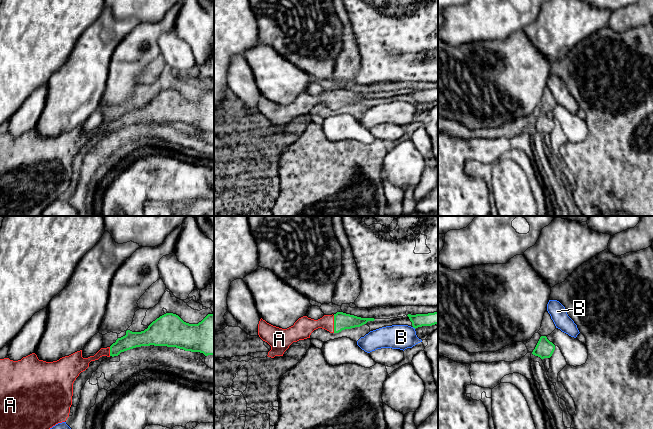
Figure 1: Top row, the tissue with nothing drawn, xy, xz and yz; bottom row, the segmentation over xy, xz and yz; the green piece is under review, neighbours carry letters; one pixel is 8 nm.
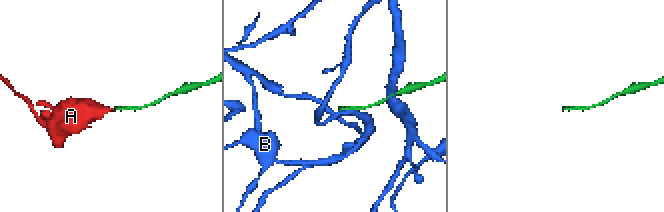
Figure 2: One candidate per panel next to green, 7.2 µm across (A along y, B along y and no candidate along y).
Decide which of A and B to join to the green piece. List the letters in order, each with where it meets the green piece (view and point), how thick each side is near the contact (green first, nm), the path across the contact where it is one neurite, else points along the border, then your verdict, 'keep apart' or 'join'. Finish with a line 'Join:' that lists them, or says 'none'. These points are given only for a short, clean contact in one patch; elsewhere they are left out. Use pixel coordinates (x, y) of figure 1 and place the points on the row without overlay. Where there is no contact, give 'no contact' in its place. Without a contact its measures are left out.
A: meets green in xz at (334, 100); 140 nm thick on the green side, 160 nm on the other; join
B: meets green in xz at (414, 103); 110 nm thick on the green side, 190 nm on the other; border along xz (412, 103), (415, 104); keep apart
Join: A

